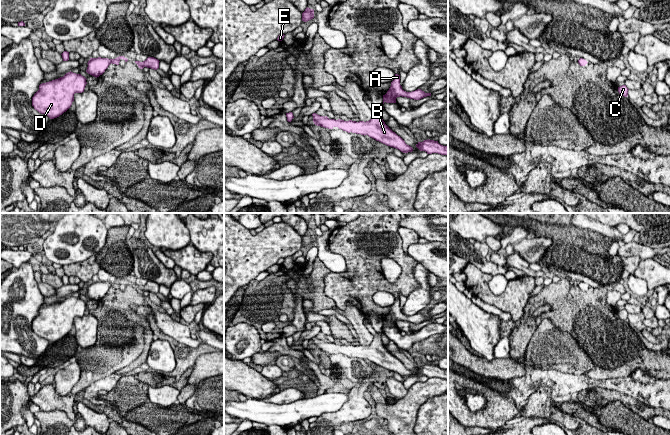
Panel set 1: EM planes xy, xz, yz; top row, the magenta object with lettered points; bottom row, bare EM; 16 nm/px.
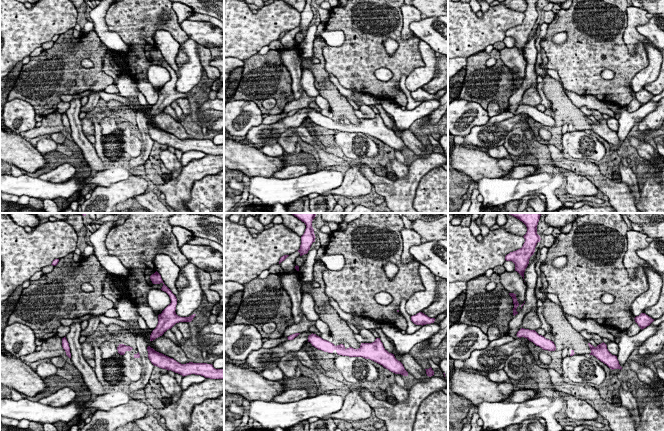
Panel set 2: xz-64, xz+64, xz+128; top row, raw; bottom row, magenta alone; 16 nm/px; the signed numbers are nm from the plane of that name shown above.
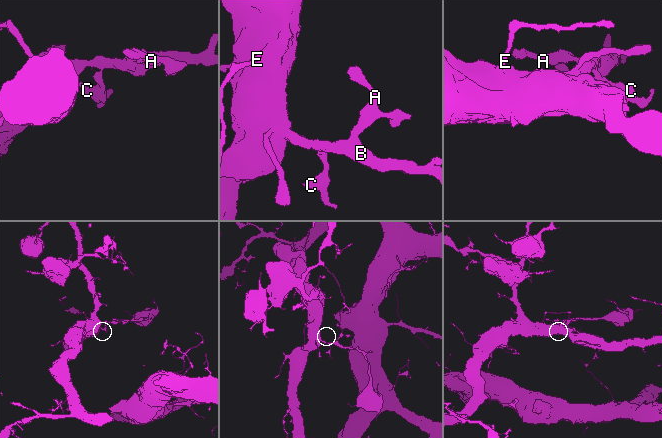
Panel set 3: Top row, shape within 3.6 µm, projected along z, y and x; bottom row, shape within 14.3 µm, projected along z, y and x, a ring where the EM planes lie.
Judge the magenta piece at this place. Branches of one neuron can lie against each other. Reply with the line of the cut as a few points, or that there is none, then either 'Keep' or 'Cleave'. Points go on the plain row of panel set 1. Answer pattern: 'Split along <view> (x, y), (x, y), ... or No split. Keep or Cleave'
No split. Keep

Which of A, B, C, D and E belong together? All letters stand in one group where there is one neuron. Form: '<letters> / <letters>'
A B C D E

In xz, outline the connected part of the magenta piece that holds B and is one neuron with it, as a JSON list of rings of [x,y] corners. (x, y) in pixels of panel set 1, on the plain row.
[[[383,328],[382,331],[380,333],[376,333],[376,335],[374,336],[372,342],[369,345],[344,345],[341,343],[335,344],[335,343],[329,343],[327,340],[320,340],[316,337],[313,337],[313,346],[315,349],[317,350],[321,350],[324,352],[328,352],[328,353],[333,353],[334,351],[338,351],[339,353],[342,353],[343,355],[346,355],[348,357],[352,356],[352,357],[356,357],[356,358],[361,358],[361,359],[368,359],[369,361],[375,363],[376,365],[379,365],[387,370],[396,372],[398,374],[400,374],[403,377],[408,377],[408,376],[412,376],[413,372],[409,369],[407,369],[405,367],[405,365],[398,360],[395,356],[393,356],[383,345],[382,343],[382,338],[381,338],[381,334],[384,333],[383,332]]]

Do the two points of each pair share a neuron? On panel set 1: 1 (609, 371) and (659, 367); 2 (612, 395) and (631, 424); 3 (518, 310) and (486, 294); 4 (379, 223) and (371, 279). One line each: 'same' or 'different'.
1: same
2: different
3: same
4: same

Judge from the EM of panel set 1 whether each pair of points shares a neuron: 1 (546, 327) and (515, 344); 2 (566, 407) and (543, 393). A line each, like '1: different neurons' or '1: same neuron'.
1: different neurons
2: different neurons

